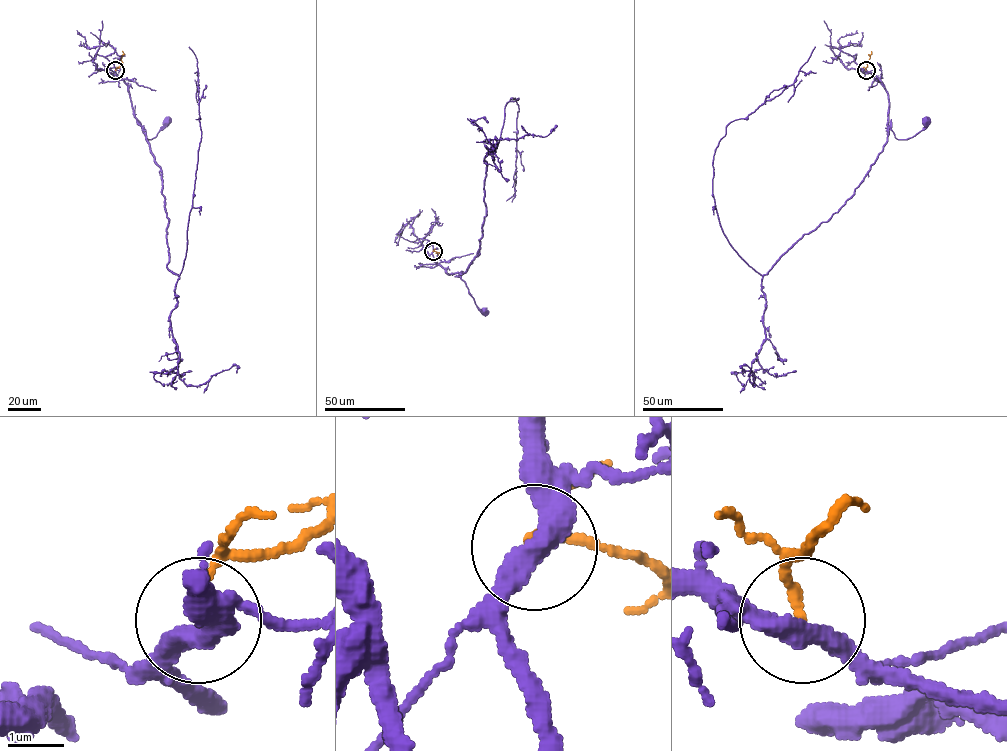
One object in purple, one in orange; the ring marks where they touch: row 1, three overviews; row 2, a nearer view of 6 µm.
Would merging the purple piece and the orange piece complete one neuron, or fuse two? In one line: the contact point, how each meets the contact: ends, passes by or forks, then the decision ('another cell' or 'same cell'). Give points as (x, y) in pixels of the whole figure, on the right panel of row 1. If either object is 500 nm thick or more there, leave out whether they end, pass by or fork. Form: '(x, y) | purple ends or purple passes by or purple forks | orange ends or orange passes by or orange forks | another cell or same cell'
(866, 70) | purple passes by | orange ends | another cell

